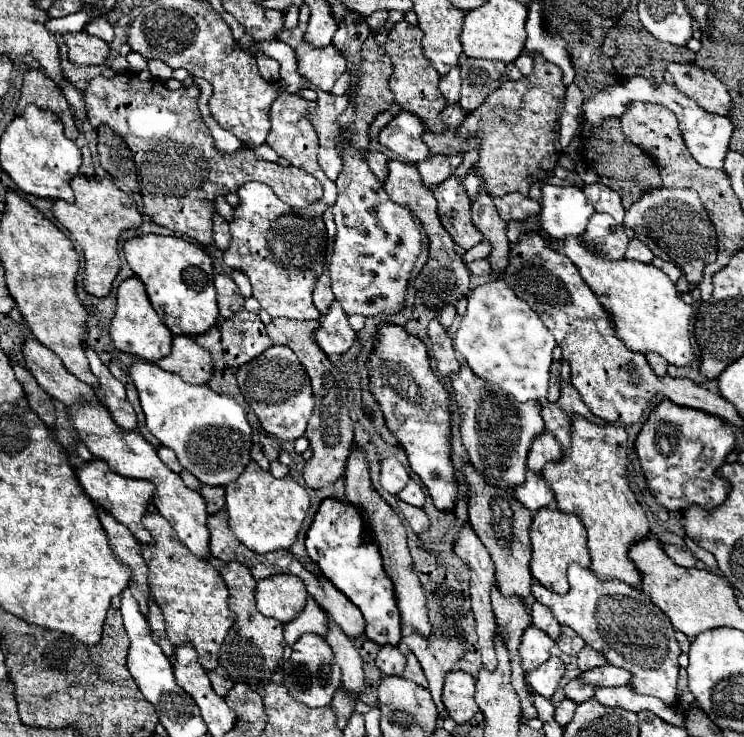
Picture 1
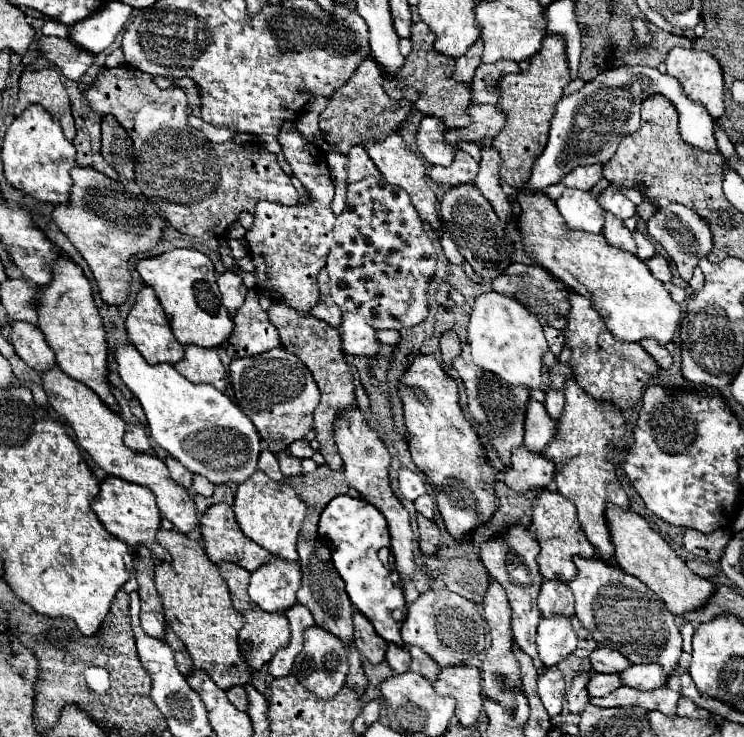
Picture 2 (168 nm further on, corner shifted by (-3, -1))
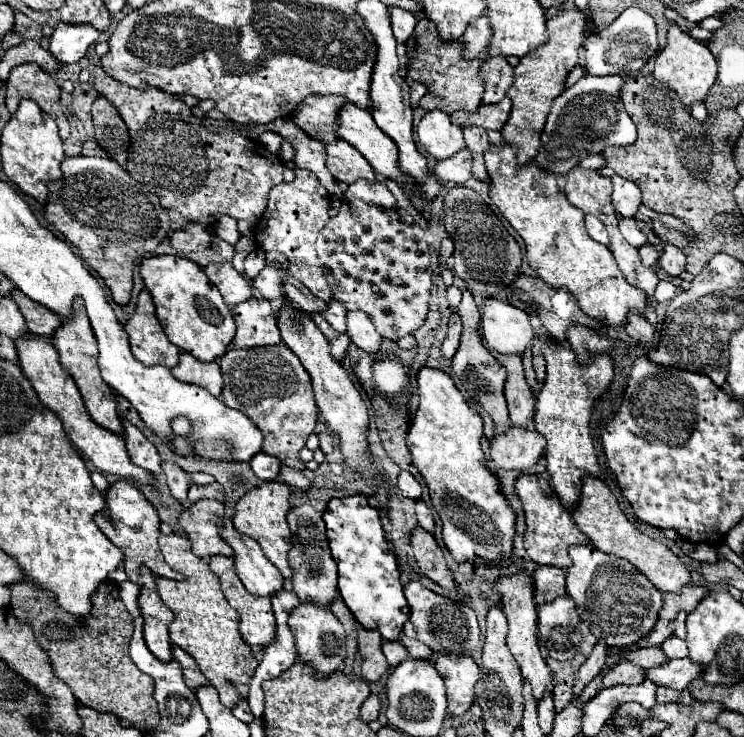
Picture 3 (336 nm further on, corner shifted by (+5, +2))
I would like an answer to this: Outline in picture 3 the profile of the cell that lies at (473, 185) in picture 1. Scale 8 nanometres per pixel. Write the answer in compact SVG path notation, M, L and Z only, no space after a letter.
M442 110L426 112L418 124L418 140L422 148L436 160L444 160L466 148L462 128L452 124L448 114Z

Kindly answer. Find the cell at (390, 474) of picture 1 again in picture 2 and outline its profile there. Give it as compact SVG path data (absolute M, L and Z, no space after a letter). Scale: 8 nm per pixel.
M402 467L400 469L400 475L398 475L398 485L400 485L400 491L406 499L410 501L416 501L420 495L426 493L426 483L422 479L422 475Z

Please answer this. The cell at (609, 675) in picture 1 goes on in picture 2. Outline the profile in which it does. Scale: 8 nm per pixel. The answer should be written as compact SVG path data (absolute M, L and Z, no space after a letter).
M648 663L648 665L632 665L626 671L620 673L624 685L634 687L634 689L658 689L658 687L666 687L668 685L668 675L662 671L662 665L656 663Z

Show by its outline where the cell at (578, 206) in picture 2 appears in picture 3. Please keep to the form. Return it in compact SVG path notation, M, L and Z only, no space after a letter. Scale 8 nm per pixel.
M586 214L586 216L584 216L584 222L586 222L586 228L588 228L590 238L594 238L596 242L602 242L602 244L606 244L606 246L608 246L610 238L608 238L608 232L606 232L606 228L602 226L602 222L600 222L598 218L590 216L590 214Z

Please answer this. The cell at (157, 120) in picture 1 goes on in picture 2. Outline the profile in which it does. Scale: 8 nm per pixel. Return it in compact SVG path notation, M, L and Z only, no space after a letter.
M130 65L120 67L102 67L94 85L84 93L90 101L90 107L100 115L114 115L120 125L130 133L134 141L134 171L136 183L146 199L156 203L164 215L164 219L176 227L180 233L198 239L220 239L228 233L228 227L238 221L240 213L254 215L258 201L276 201L282 205L298 205L298 193L290 181L290 177L280 169L276 161L276 153L266 151L260 143L256 145L234 145L234 143L212 143L192 131L188 123L188 99L184 89L160 89L154 83L154 77L142 73Z

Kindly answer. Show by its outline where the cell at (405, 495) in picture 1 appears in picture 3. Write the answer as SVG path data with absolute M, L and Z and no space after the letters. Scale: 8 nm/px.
M422 500L416 502L416 516L418 516L418 524L424 526L426 530L434 530L434 518L432 518L432 510L430 506L426 506Z

